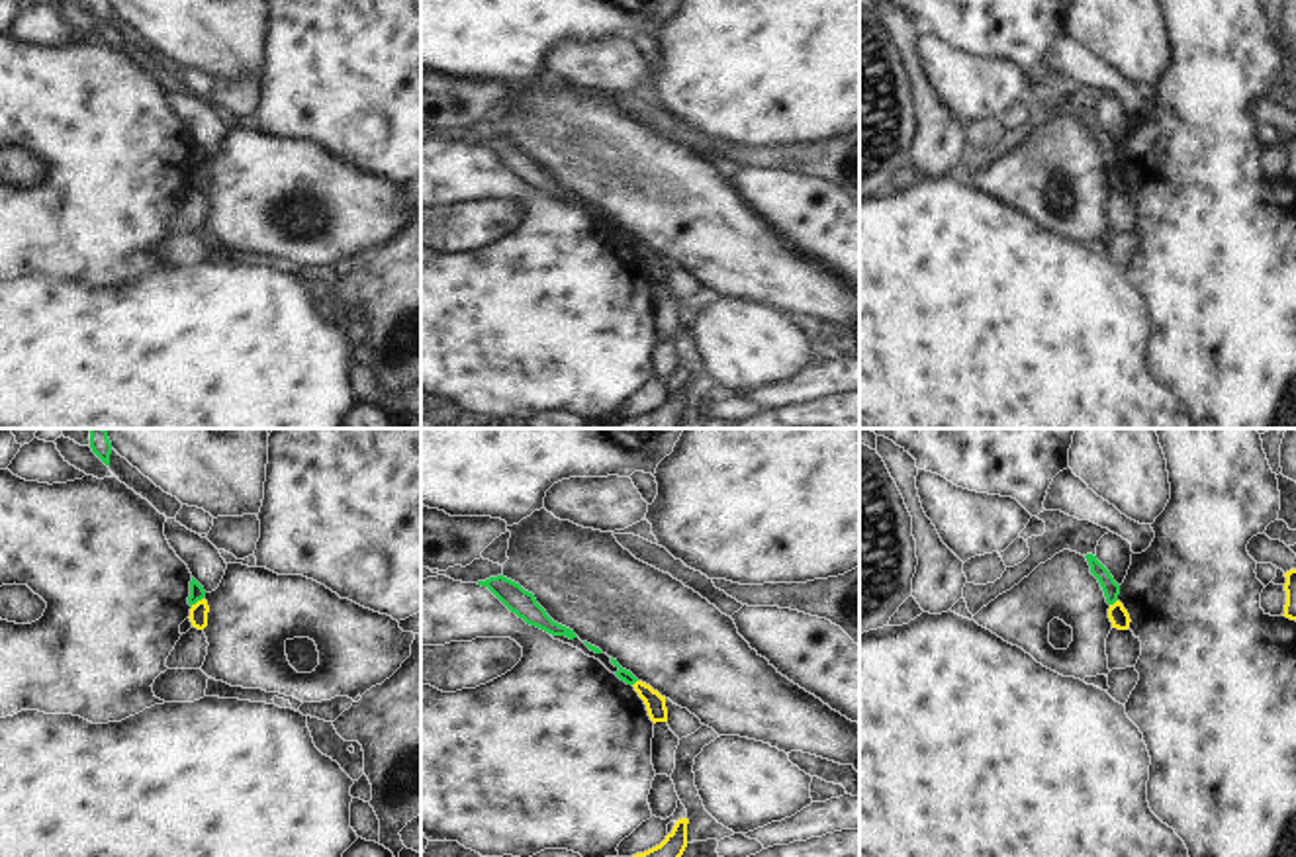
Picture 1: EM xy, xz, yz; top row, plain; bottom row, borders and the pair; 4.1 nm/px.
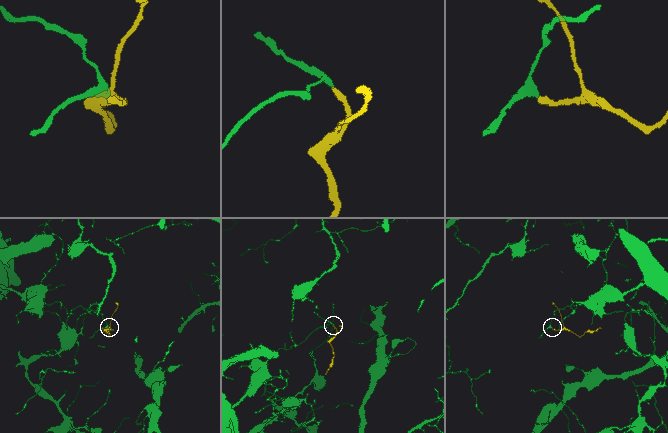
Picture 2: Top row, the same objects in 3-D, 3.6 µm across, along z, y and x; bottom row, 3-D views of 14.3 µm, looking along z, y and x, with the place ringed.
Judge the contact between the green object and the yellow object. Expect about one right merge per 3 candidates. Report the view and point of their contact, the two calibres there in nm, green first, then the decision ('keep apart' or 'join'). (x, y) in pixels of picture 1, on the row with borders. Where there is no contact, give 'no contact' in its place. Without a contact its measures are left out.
meets green in xy at (196, 601); 60 nm thick on the green side, 80 nm on the other; keep apart

